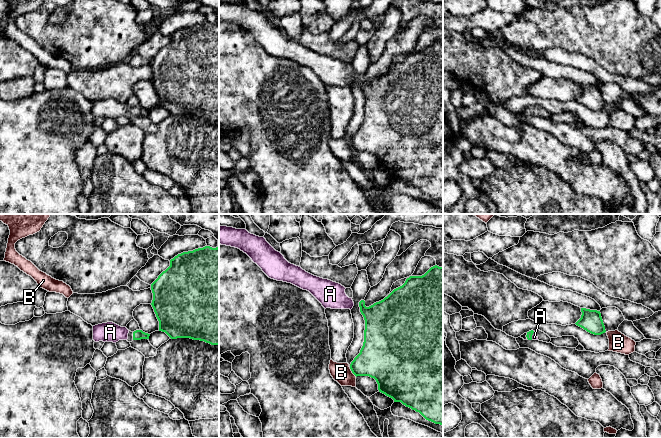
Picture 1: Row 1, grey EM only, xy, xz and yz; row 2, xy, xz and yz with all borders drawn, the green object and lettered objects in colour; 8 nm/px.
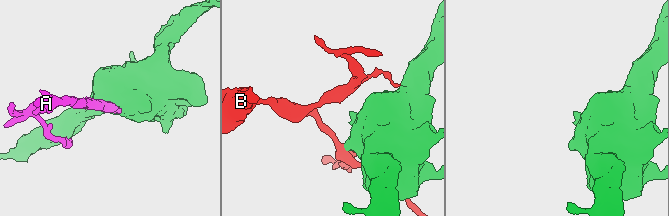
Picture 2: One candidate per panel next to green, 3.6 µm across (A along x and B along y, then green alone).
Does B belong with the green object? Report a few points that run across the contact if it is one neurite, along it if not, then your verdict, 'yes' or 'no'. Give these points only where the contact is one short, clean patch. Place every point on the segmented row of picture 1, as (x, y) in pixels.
xz (349, 367), (356, 376) | no

